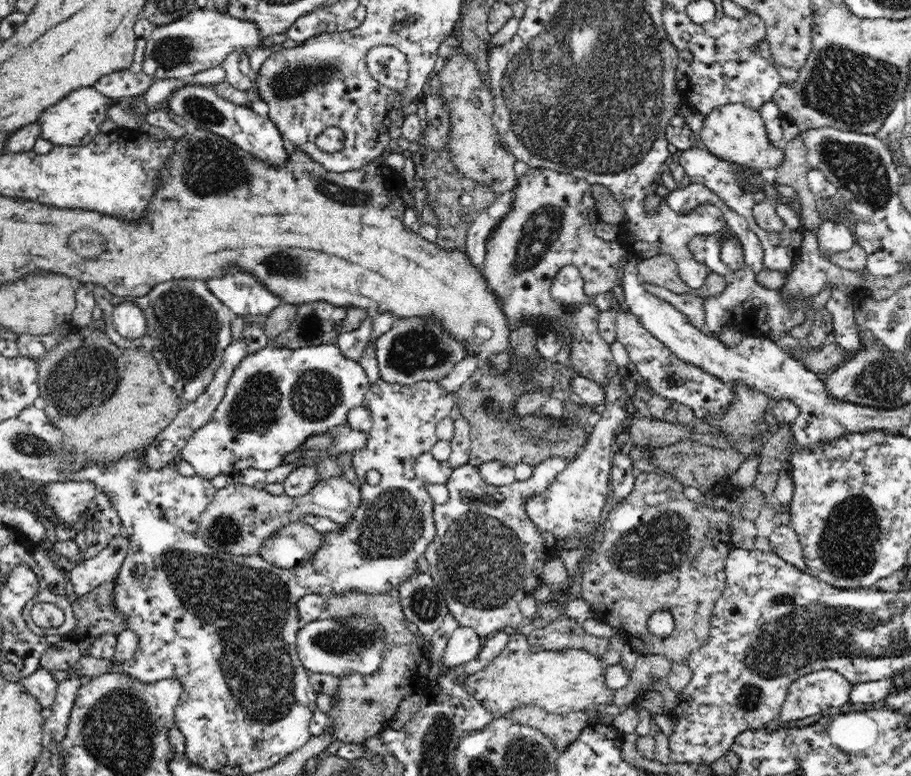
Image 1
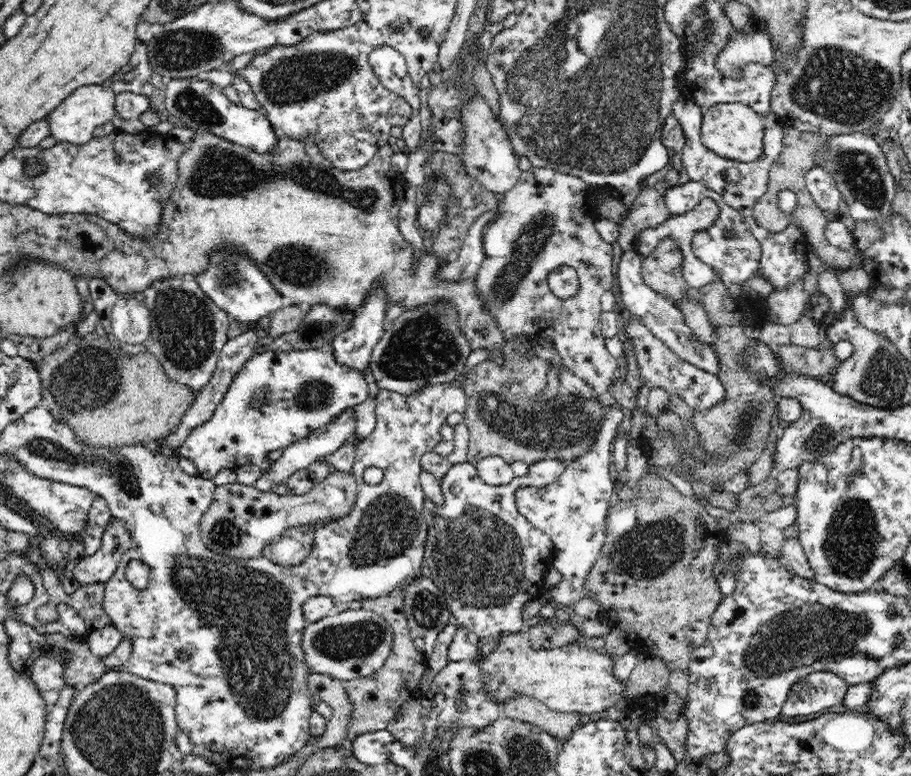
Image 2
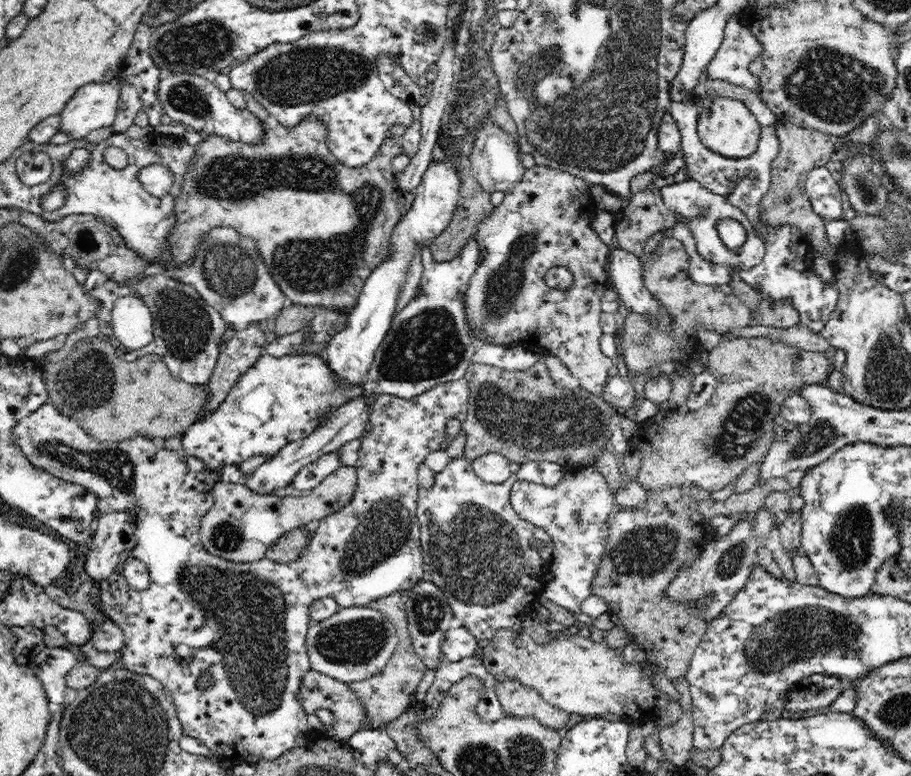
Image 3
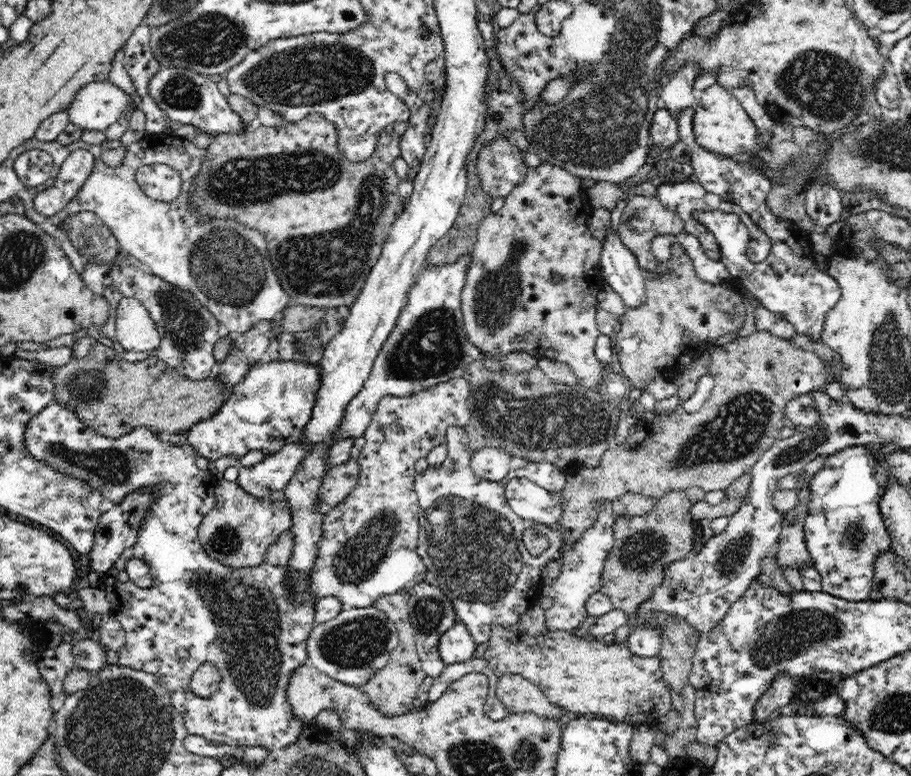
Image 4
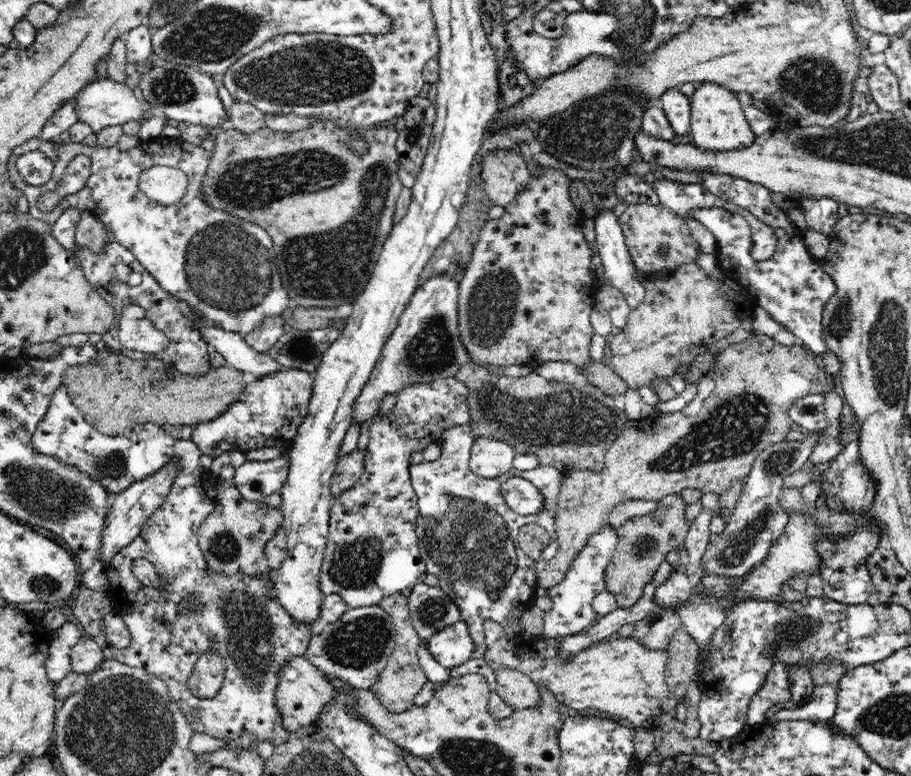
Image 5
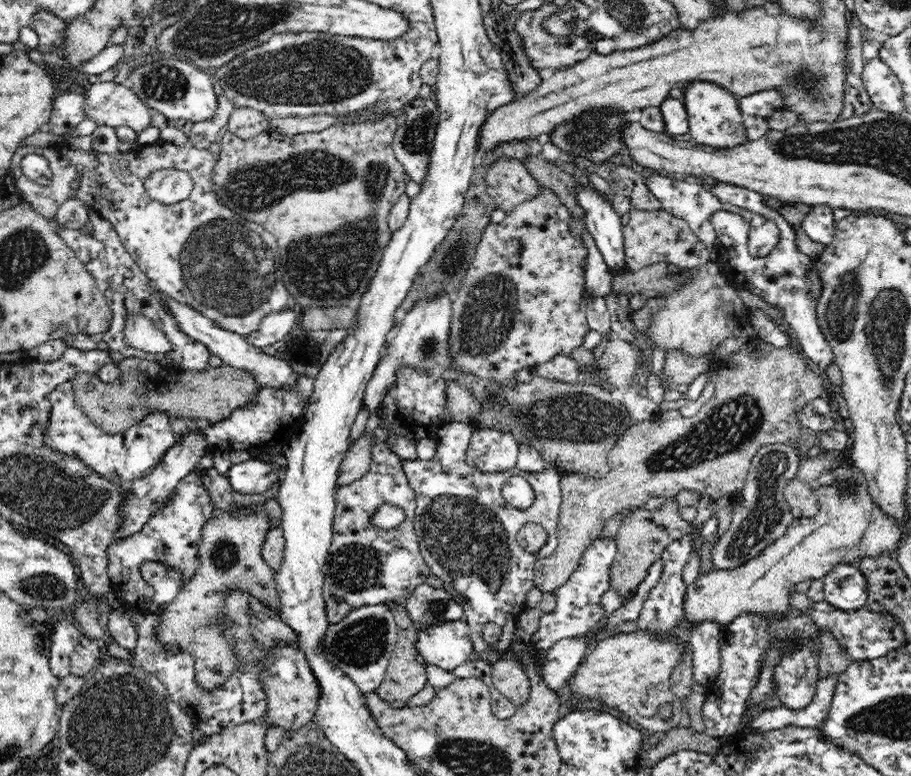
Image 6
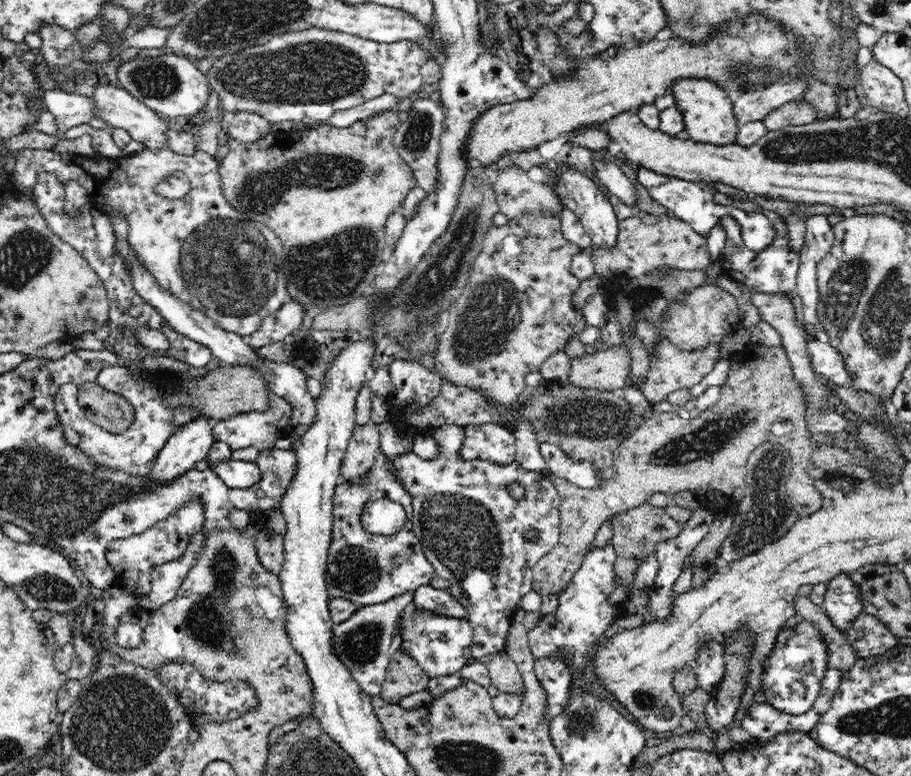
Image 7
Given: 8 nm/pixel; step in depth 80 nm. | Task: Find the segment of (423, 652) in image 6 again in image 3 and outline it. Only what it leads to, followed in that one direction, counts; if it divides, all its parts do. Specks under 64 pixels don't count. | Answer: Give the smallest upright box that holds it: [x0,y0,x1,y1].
[441,626,480,662]

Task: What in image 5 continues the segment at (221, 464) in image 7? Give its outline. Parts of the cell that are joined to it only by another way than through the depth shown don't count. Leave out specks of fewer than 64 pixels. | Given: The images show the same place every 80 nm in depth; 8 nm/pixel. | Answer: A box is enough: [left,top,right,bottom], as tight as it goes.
[232,445,289,501]

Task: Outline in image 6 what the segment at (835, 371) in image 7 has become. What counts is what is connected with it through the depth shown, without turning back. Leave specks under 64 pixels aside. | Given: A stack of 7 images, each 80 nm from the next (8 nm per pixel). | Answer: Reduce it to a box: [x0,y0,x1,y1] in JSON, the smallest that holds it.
[708,181,835,372]

